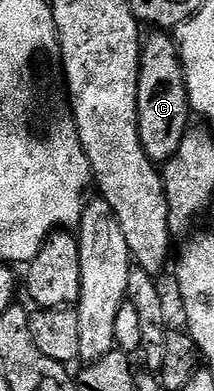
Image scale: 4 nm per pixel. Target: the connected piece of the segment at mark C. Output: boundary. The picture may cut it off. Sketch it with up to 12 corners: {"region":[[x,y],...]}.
{"region":[[154,31],[138,64],[140,143],[176,155],[192,110],[178,42]]}

